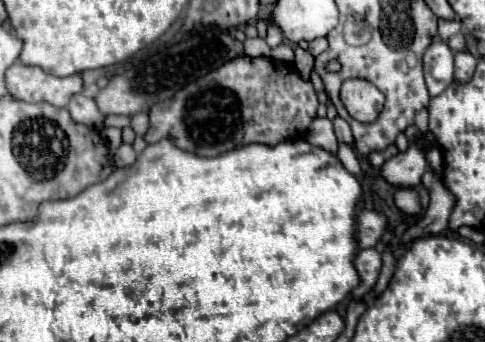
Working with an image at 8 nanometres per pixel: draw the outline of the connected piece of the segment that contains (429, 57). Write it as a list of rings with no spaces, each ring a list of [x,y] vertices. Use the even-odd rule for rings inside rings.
[[[435,38],[423,56],[423,66],[425,66],[425,84],[429,96],[435,98],[453,82],[451,48],[447,48],[447,44],[443,44],[441,38]]]

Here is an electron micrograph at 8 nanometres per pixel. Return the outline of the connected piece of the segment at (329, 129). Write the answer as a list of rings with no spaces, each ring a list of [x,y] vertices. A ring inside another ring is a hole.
[[[315,118],[311,122],[311,128],[307,132],[307,140],[319,148],[325,148],[329,152],[337,152],[337,136],[333,130],[333,122],[329,118]]]

